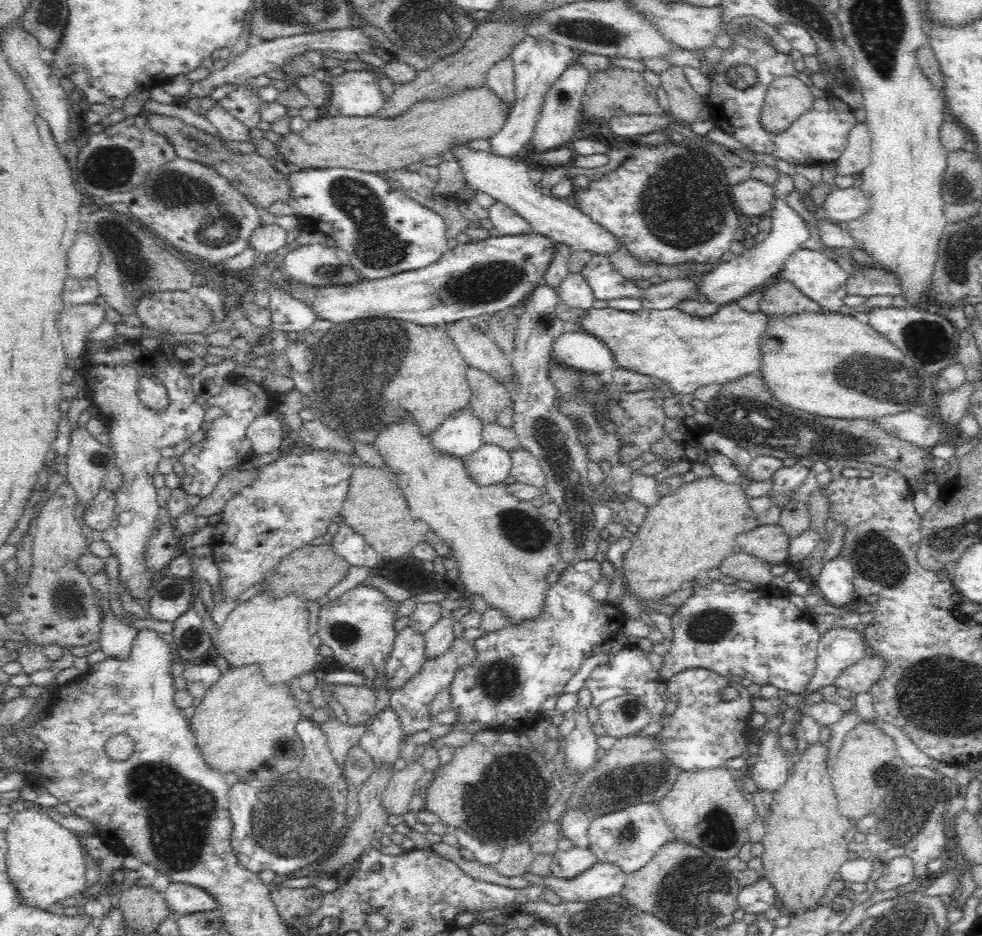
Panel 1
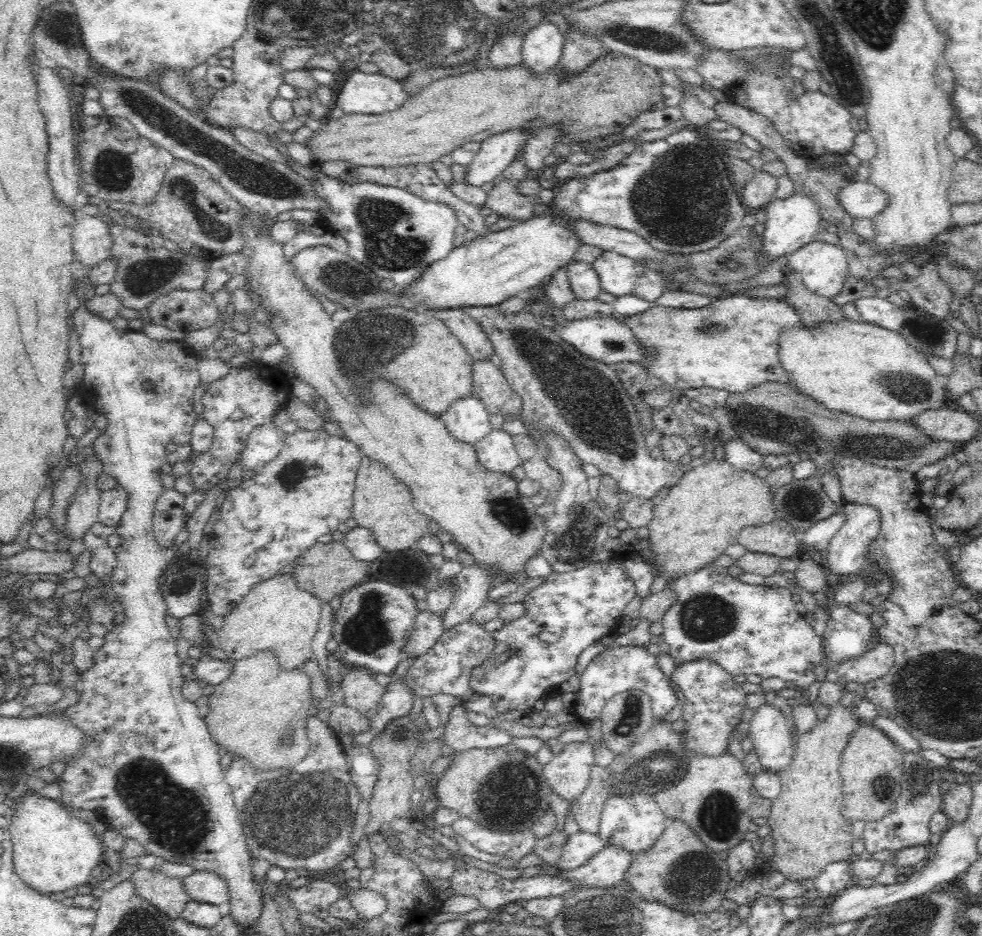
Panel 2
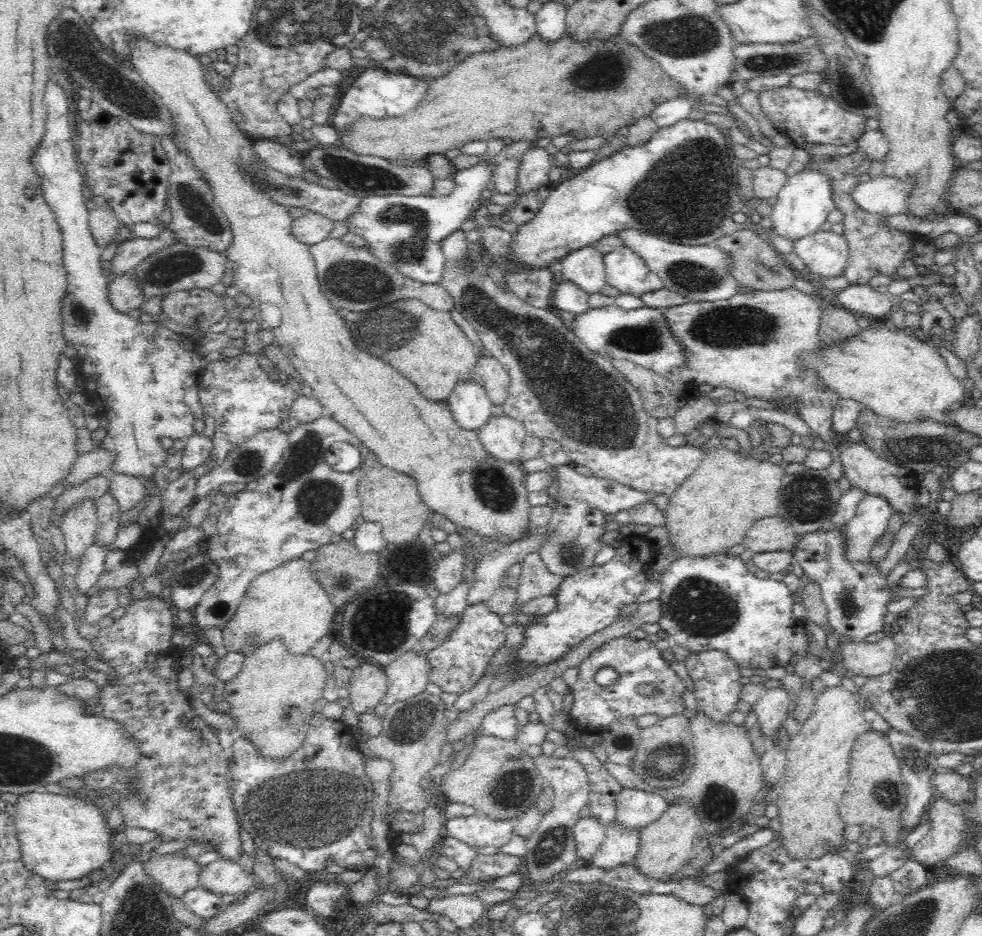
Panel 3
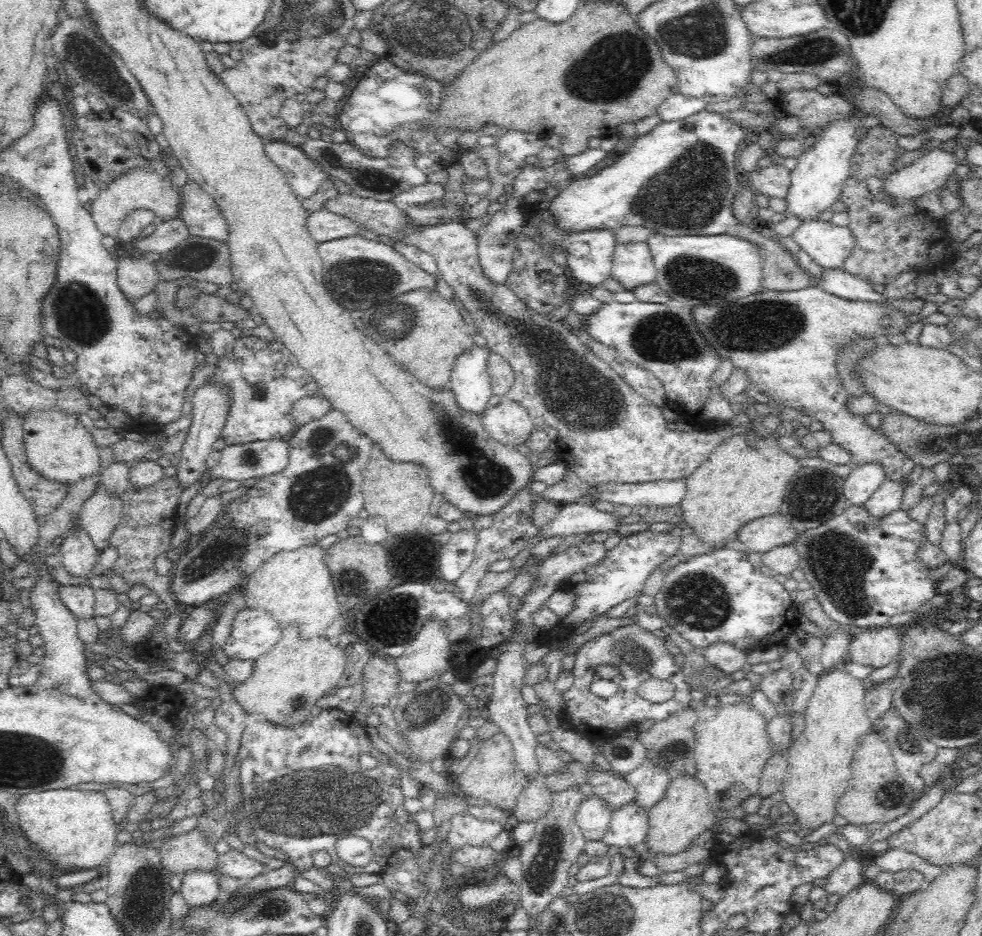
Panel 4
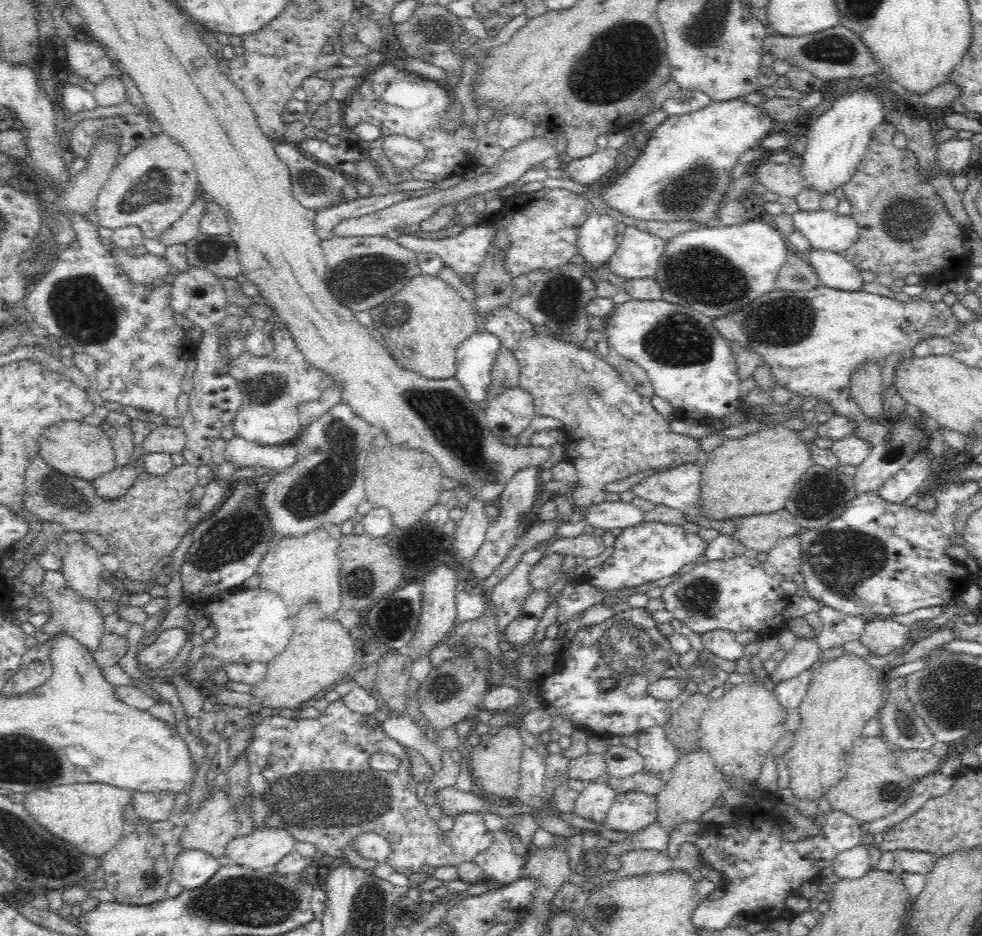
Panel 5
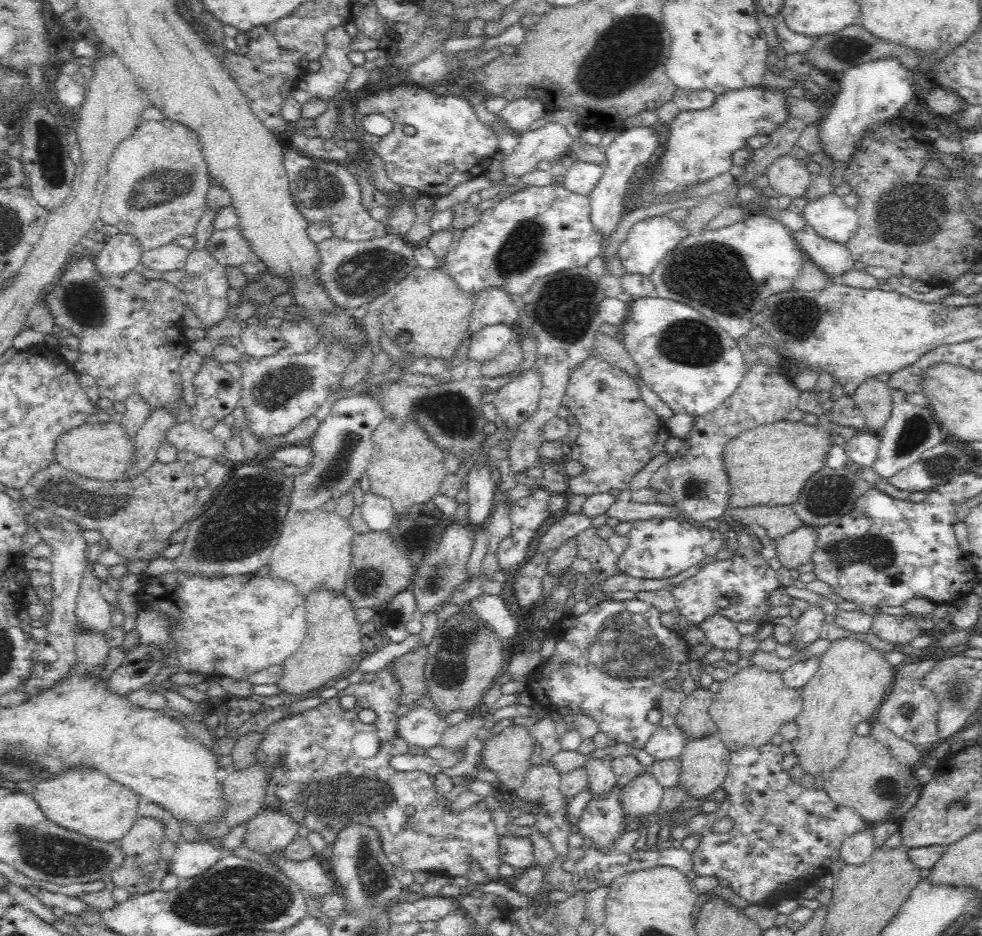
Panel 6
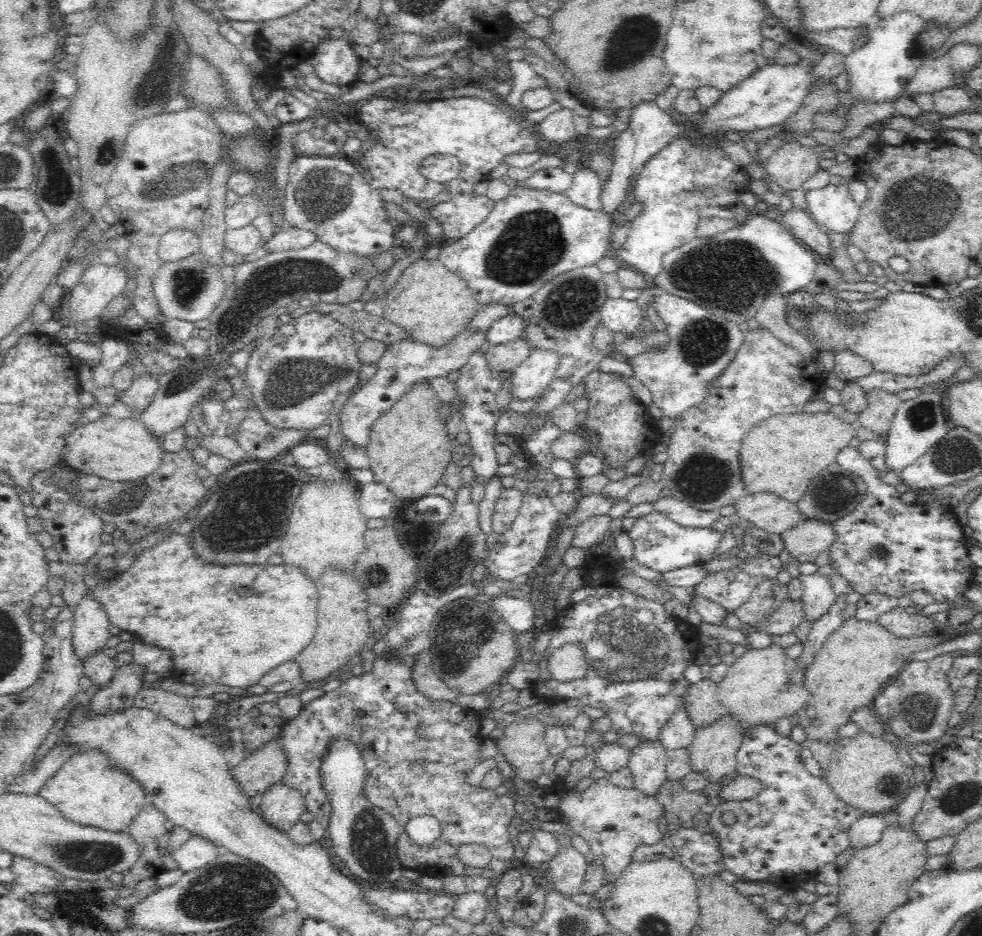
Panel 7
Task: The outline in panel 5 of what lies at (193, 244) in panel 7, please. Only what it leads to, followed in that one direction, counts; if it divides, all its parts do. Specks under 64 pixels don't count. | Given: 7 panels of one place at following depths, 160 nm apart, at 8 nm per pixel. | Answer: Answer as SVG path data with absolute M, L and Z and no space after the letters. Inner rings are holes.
M146 250L130 255L114 252L113 255L117 258L122 270L136 284L153 284L157 278L166 276L169 268L172 267L165 256L148 253Z

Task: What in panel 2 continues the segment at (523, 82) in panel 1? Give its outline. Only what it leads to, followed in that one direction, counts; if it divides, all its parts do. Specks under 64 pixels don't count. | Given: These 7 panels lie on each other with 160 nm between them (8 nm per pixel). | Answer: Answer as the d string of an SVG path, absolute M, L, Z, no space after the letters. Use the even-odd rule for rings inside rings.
M542 20L526 33L522 44L524 65L536 75L554 69L561 60L564 44L565 36L560 33L559 27ZM518 129L500 134L493 134L481 142L478 154L468 164L464 178L466 185L472 189L490 184L502 174L502 172L520 157L520 152L529 134L526 129Z

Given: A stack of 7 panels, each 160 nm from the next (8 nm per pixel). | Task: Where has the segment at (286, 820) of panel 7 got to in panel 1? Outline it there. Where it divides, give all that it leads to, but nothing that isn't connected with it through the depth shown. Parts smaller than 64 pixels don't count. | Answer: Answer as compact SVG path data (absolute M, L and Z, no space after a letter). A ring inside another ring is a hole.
M171 882L163 895L173 913L192 914L217 908L216 899L209 892L187 882Z

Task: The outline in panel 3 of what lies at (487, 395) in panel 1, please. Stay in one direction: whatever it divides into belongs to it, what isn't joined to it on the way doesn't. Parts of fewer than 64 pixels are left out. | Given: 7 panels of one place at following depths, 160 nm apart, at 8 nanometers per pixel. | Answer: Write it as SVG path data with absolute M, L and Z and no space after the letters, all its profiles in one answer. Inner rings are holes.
M480 355L472 377L486 389L493 404L504 404L504 400L508 398L511 378L497 358Z

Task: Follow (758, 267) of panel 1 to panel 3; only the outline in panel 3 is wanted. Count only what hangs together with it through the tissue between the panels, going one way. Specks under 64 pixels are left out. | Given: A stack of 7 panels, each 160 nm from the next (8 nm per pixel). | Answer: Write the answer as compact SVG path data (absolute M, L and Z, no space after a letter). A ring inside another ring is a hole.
M816 167L804 168L795 176L788 177L787 183L782 186L776 196L777 202L770 214L772 228L775 228L778 234L795 241L806 234L818 232L820 224L827 219L829 212L837 208L833 199L830 177Z

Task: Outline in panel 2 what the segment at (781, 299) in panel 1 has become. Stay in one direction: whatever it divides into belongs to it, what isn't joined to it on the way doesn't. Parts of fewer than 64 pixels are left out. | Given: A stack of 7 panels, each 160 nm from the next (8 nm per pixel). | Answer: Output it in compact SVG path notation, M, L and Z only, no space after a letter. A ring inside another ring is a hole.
M789 264L782 267L783 283L788 287L785 301L795 306L806 327L815 327L823 322L846 320L840 306L832 303L829 298L810 292L801 280L801 274Z

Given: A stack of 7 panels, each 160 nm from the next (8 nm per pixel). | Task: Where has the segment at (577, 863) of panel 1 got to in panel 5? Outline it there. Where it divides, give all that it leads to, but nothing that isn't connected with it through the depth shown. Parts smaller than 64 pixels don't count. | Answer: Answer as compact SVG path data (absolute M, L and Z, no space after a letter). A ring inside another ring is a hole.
M590 780L580 792L573 808L574 814L602 822L615 802L616 792L605 780Z

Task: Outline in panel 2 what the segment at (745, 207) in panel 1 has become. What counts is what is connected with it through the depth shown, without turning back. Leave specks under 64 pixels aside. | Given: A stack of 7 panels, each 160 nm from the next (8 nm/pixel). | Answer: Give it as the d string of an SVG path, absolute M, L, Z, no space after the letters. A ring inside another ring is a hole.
M760 170L740 192L741 201L751 209L763 208L775 198L778 178Z

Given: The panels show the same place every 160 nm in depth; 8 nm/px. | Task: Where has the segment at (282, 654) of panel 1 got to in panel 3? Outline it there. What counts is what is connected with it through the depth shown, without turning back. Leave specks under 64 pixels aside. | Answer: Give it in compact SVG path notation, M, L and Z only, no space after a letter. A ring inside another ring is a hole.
M294 558L250 582L234 616L222 627L223 645L227 652L240 651L246 646L248 636L253 634L262 645L273 638L284 638L288 651L306 655L326 632L330 632L334 616L336 608L312 573L312 562Z

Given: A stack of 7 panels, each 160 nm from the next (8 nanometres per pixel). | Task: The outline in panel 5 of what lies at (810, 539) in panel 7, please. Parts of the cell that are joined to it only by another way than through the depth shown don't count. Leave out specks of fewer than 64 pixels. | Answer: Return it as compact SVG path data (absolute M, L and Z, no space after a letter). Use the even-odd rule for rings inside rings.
M800 534L782 538L767 553L768 563L774 566L779 574L793 576L802 568L802 548Z

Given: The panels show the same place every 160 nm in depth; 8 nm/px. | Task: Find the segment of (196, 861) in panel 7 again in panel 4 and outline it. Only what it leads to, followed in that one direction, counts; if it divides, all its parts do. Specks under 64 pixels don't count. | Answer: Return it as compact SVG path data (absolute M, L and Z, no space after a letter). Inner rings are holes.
M198 868L182 874L179 891L190 906L204 906L218 898L221 886L215 871Z

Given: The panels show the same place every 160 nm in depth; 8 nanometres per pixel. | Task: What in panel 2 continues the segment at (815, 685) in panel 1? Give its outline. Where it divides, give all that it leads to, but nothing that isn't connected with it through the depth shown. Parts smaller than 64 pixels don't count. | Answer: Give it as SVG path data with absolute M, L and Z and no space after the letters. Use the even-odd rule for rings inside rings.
M828 576L828 584L825 590L825 596L827 602L824 607L828 610L828 620L825 627L825 633L821 639L823 645L823 660L822 665L827 668L834 668L840 665L843 661L860 657L864 652L868 651L868 644L873 641L872 628L875 626L872 624L869 615L855 611L849 604L842 604L835 600L836 592L846 583L848 579L840 576L830 578Z

